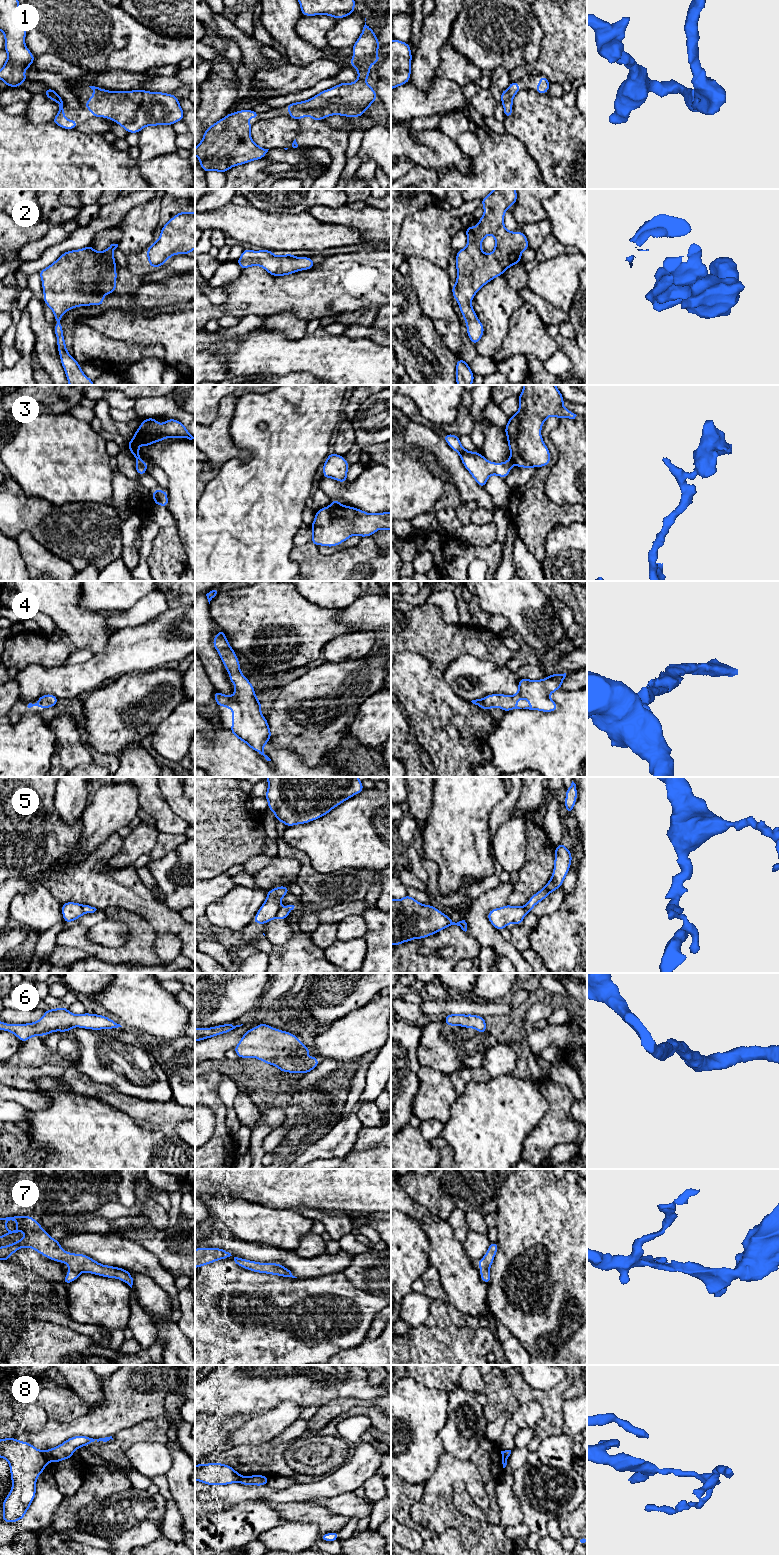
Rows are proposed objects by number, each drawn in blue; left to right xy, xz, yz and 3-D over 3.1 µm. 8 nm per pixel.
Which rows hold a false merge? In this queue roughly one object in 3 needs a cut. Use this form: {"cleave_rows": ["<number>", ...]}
{"cleave_rows": ["3", "5", "8"]}

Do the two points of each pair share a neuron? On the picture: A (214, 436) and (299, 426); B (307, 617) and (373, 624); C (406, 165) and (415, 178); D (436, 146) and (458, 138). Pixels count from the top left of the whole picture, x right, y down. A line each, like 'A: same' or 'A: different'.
A: different
B: different
C: different
D: different

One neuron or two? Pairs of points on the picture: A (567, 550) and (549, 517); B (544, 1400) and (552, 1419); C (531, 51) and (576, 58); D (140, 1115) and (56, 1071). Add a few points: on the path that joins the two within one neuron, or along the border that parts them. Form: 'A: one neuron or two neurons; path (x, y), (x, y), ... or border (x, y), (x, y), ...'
A: two neurons; border (576, 522), (556, 525), (548, 533), (544, 547)
B: one neuron; path (549, 1405), (552, 1408), (552, 1414)
C: two neurons; border (543, 29), (540, 54), (524, 66)
D: one neuron; path (119, 1100), (101, 1091), (91, 1089), (77, 1081)

